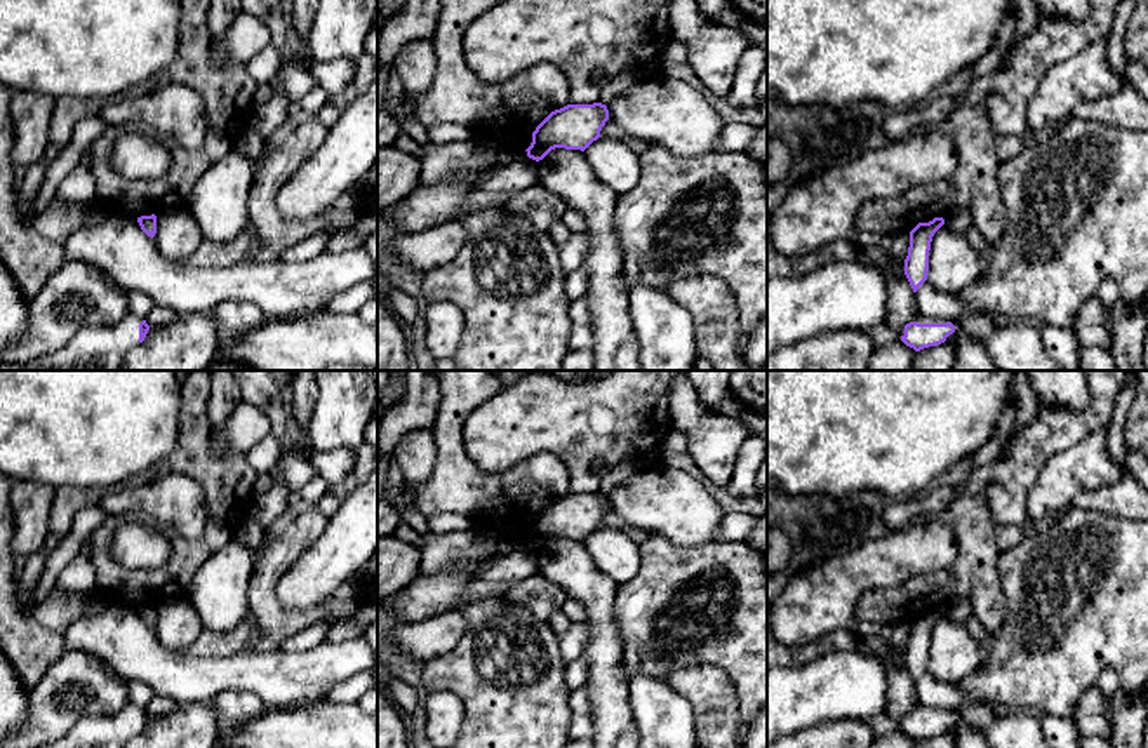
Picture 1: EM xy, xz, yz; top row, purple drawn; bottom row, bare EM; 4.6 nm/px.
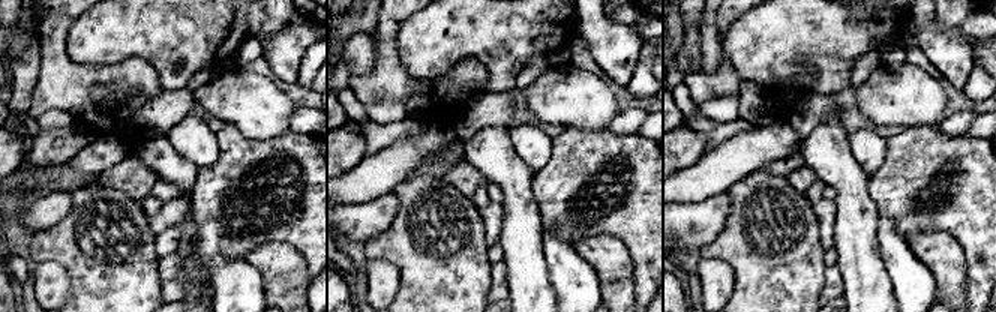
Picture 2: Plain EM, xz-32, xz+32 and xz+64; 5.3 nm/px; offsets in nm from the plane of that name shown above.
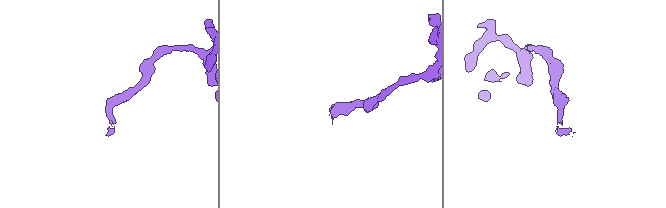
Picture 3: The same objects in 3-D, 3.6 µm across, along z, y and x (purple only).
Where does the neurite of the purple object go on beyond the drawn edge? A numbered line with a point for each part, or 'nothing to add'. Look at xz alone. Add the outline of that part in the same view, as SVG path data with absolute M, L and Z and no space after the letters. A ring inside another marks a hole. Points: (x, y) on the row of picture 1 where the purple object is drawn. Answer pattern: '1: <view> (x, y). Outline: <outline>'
nothing to add

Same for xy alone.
1: xy (96, 348). Outline: M127 315L111 327L89 327L57 351L24 364L3 362L0 371L125 371L125 355L139 343L143 318Z

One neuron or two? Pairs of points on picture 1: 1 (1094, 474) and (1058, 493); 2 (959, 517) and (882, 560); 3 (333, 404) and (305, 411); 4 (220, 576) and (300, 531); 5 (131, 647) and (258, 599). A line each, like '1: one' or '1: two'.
1: one
2: two
3: two
4: two
5: two

